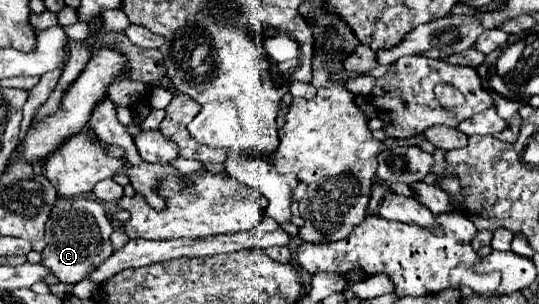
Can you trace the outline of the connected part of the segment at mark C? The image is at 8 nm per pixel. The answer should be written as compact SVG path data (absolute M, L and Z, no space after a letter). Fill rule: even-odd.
M57 199L53 211L45 223L45 243L47 247L41 251L41 265L49 267L53 275L61 283L79 283L87 273L91 273L101 261L105 261L113 253L113 245L109 241L113 227L103 207L95 199Z

